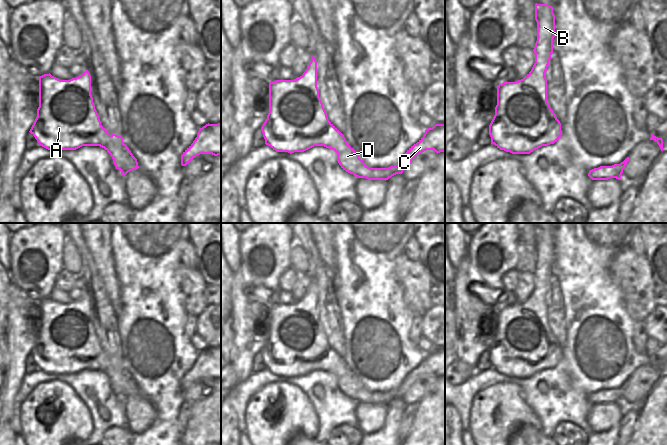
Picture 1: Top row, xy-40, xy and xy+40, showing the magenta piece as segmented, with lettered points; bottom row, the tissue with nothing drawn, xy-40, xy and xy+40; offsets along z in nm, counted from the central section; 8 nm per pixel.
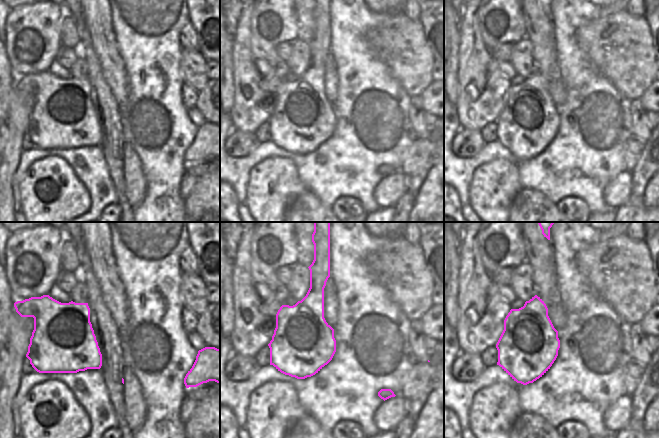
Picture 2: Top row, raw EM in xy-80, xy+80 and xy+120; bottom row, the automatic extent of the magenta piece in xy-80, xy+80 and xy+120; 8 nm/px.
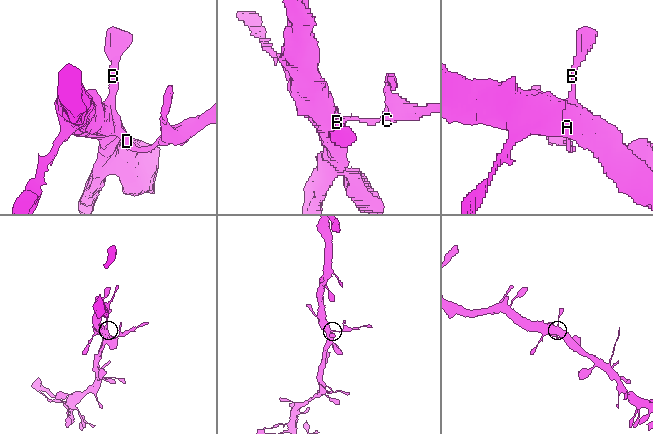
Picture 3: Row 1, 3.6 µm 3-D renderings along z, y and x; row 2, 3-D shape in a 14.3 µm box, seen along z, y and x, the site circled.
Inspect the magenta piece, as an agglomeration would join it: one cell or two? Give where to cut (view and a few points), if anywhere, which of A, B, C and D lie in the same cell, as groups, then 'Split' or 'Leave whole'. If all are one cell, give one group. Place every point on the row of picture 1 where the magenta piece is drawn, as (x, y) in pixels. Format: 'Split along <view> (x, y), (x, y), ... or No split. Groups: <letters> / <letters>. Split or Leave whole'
Split along xy (358, 157), (357, 169), (353, 174). Groups: A B D / C. Split.

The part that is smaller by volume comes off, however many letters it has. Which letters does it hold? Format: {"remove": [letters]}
{"remove": ["C"]}

